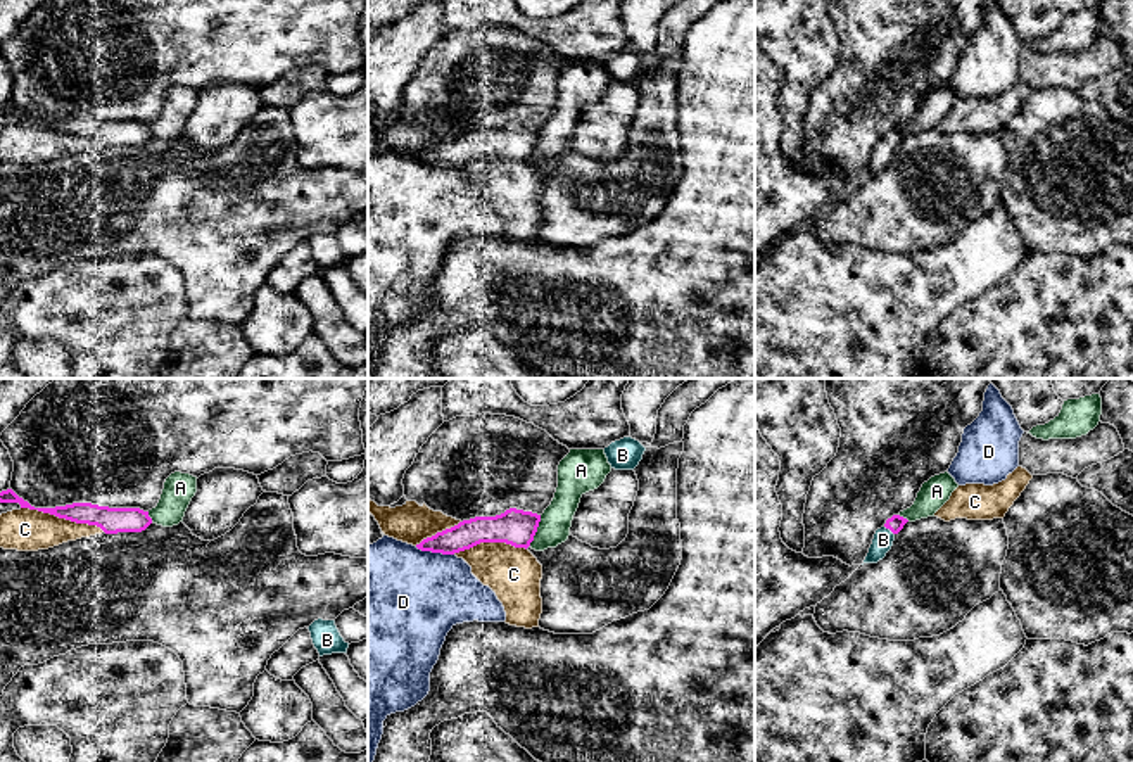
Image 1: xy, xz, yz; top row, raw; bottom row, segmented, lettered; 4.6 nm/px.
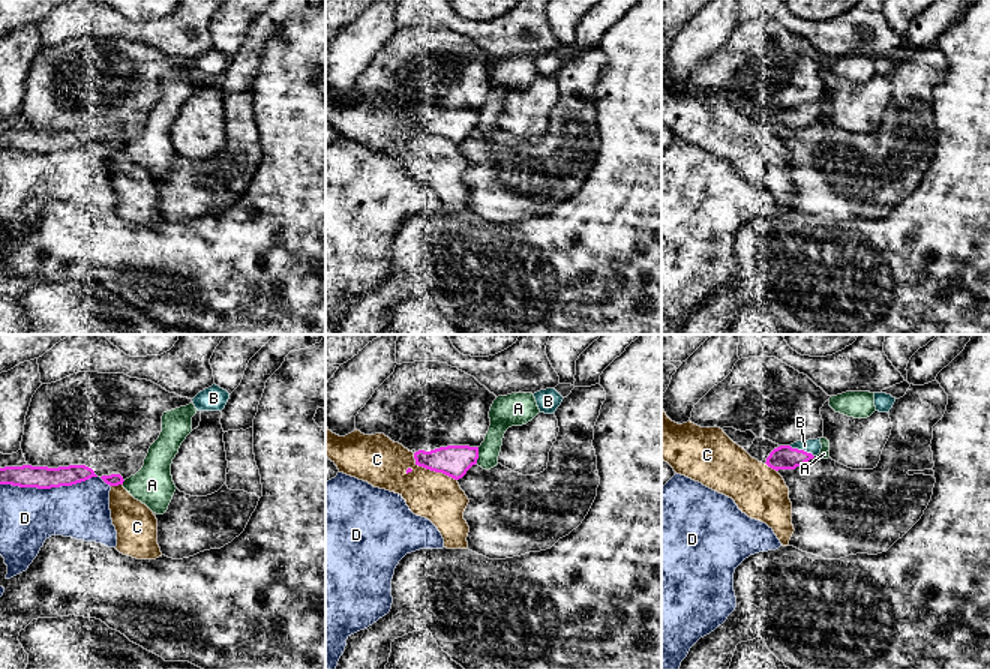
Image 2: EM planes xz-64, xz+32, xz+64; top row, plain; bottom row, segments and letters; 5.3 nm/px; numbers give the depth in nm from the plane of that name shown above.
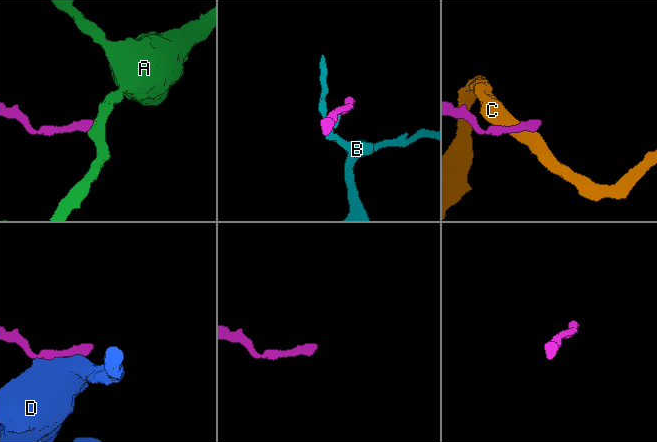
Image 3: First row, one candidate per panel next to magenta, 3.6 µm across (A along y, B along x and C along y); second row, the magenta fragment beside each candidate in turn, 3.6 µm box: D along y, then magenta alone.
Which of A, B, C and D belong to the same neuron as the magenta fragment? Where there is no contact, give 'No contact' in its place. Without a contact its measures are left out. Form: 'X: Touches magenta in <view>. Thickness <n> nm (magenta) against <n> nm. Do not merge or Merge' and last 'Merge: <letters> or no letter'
A: Touches magenta in xz. Thickness 170 nm (magenta) against 150 nm. Do not merge
B: Touches magenta in yz. Thickness 80 nm (magenta) against 100 nm. Merge
C: Touches magenta in xy. Thickness 120 nm (magenta) against 200 nm. Do not merge
D: Touches magenta in xz. Thickness 130 nm (magenta) against 460 nm. Do not merge
Merge: B

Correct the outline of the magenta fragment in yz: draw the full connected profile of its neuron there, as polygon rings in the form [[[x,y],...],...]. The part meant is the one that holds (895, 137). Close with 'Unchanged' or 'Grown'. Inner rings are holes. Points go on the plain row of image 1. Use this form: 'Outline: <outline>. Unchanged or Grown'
Outline: [[[900,128],[888,131],[886,137],[876,143],[864,176],[877,176],[879,173],[883,173],[891,162],[895,149],[903,142],[907,135],[908,133]]]. Grown

